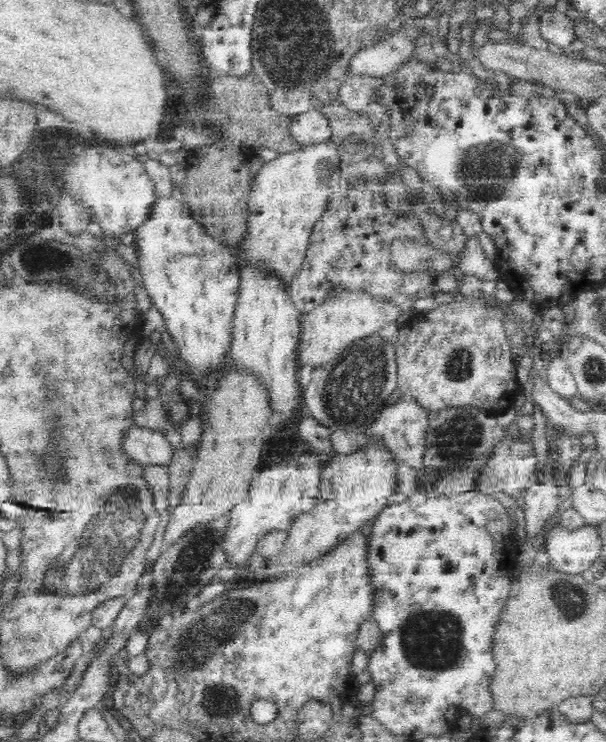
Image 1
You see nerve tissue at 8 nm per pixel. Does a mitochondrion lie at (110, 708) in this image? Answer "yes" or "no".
no

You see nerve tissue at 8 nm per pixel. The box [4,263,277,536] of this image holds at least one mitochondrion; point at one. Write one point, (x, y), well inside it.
(52, 457)

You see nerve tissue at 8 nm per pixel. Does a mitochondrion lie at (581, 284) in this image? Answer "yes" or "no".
no

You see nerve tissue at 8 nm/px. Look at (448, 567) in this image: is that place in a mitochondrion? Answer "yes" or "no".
no

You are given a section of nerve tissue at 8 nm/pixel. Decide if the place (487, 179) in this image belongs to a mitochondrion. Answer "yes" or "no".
yes

